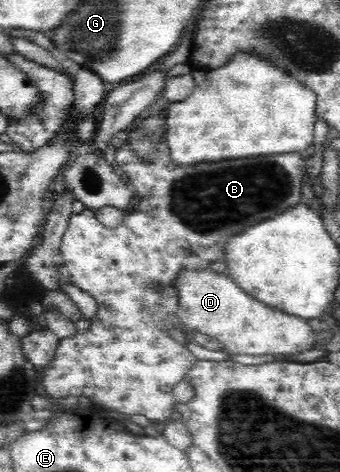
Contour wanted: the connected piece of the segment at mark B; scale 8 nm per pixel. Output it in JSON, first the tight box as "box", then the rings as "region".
{"box":[42,135,308,425],"region":[[[165,135],[163,136],[163,142],[157,146],[157,154],[155,154],[155,158],[151,162],[144,162],[128,145],[128,139],[123,146],[116,149],[116,161],[117,166],[120,166],[121,170],[125,172],[124,177],[128,185],[141,196],[139,210],[136,209],[133,213],[124,216],[122,224],[115,228],[105,227],[101,224],[95,217],[97,210],[93,209],[85,208],[80,213],[73,213],[73,216],[69,218],[67,230],[63,235],[63,240],[61,240],[61,246],[59,246],[61,259],[63,259],[64,266],[71,273],[72,284],[85,292],[89,292],[95,298],[98,310],[97,314],[90,320],[90,326],[85,333],[77,333],[71,338],[59,340],[57,356],[51,362],[49,368],[46,369],[46,374],[43,374],[42,384],[46,394],[49,394],[52,398],[85,396],[91,402],[98,403],[98,406],[103,407],[105,410],[117,411],[126,416],[143,415],[153,425],[155,423],[163,423],[165,420],[170,421],[170,416],[176,408],[173,388],[183,380],[183,375],[187,374],[187,371],[191,370],[195,362],[198,361],[198,358],[187,348],[187,345],[181,345],[173,340],[171,334],[168,333],[177,324],[174,317],[178,310],[179,297],[178,289],[175,285],[177,285],[177,280],[182,270],[205,270],[210,268],[210,264],[215,262],[215,260],[224,260],[224,250],[229,238],[234,237],[239,232],[243,232],[245,228],[249,228],[249,226],[253,226],[257,222],[263,222],[267,218],[273,218],[275,214],[281,214],[281,212],[286,212],[293,209],[296,205],[302,204],[301,184],[303,184],[305,174],[308,173],[305,159],[298,152],[270,154],[267,155],[267,158],[235,158],[235,162],[207,162],[206,164],[190,165],[189,168],[187,166],[176,168],[169,156]]]}

